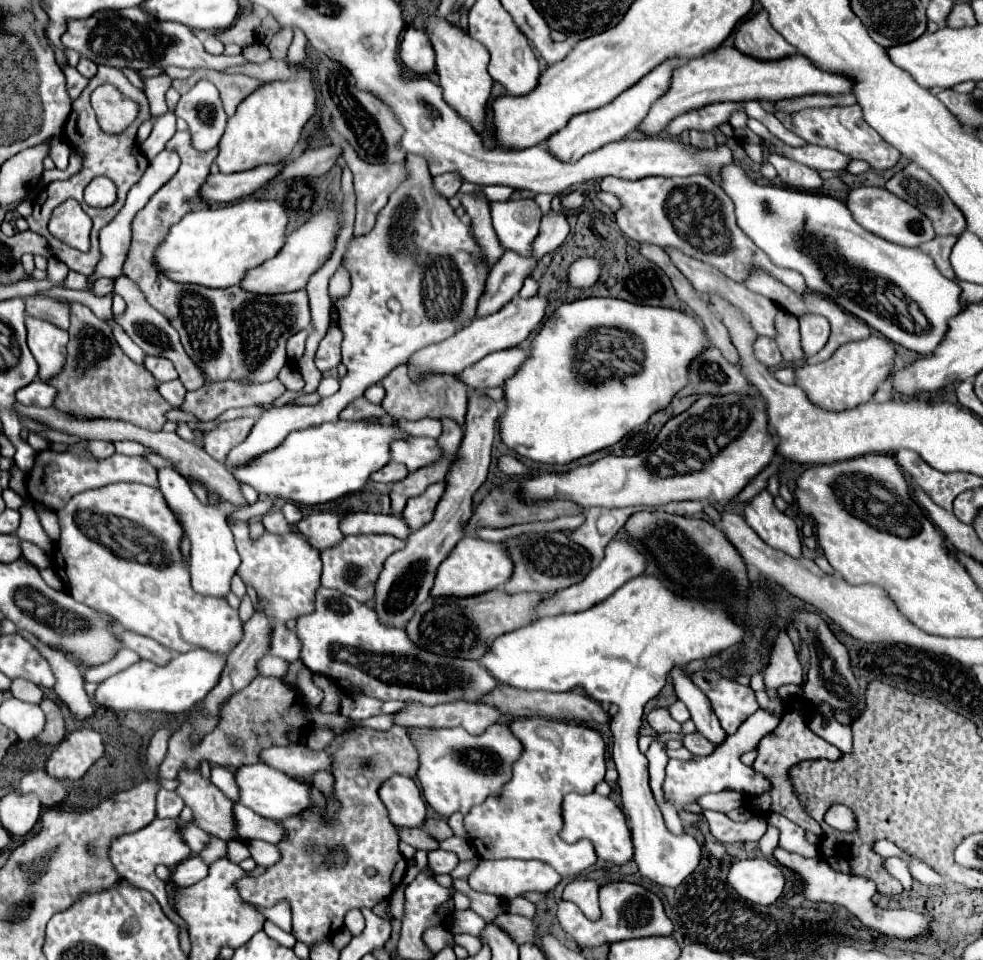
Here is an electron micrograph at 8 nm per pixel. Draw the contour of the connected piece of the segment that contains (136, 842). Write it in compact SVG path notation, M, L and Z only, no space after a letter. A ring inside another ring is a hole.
M155 818L151 824L147 824L145 828L133 832L133 834L123 834L123 836L115 836L111 840L111 848L109 848L109 858L111 858L111 864L115 866L115 872L129 880L131 884L143 888L143 890L149 890L157 902L161 904L161 908L165 910L165 914L179 926L185 926L183 920L179 920L177 912L171 908L171 904L167 902L167 890L165 890L165 882L157 878L155 874L155 866L157 864L165 864L167 868L173 868L177 866L179 862L183 862L185 858L191 856L191 850L187 848L187 844L179 838L177 834L177 828L179 828L179 818L177 820L159 820Z

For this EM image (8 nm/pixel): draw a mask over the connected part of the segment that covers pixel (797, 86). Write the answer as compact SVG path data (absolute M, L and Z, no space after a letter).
M719 46L713 52L683 62L683 66L675 70L675 78L671 78L671 90L667 90L667 94L663 94L663 98L651 106L643 126L639 126L639 132L645 136L657 136L671 122L671 118L675 118L675 114L699 110L715 102L777 102L783 98L795 98L797 94L847 94L853 90L853 84L855 82L851 82L851 78L817 68L803 54L791 54L775 62L759 62L759 58L747 58L745 54L739 54L735 46Z

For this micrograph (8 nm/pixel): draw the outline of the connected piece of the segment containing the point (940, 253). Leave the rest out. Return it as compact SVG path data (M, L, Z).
M937 236L929 242L925 242L923 246L919 246L919 250L923 250L925 254L929 254L937 266L937 270L941 274L945 274L947 278L955 278L951 264L949 264L949 254L953 248L953 242L957 242L955 236Z

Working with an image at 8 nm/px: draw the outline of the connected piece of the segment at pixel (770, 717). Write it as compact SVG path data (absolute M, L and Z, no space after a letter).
M761 708L751 718L747 718L741 724L741 728L735 734L731 734L711 756L705 756L705 758L697 756L689 762L671 758L669 764L667 764L667 778L665 778L665 784L663 784L663 790L665 790L667 798L671 798L675 806L679 806L679 804L685 804L685 802L693 802L697 796L711 794L711 792L721 792L725 786L731 786L733 790L737 790L741 794L761 794L761 792L769 790L769 786L767 786L769 782L761 774L751 770L749 766L741 764L739 756L747 750L753 750L765 734L769 734L777 728L779 720L781 718L777 714Z

